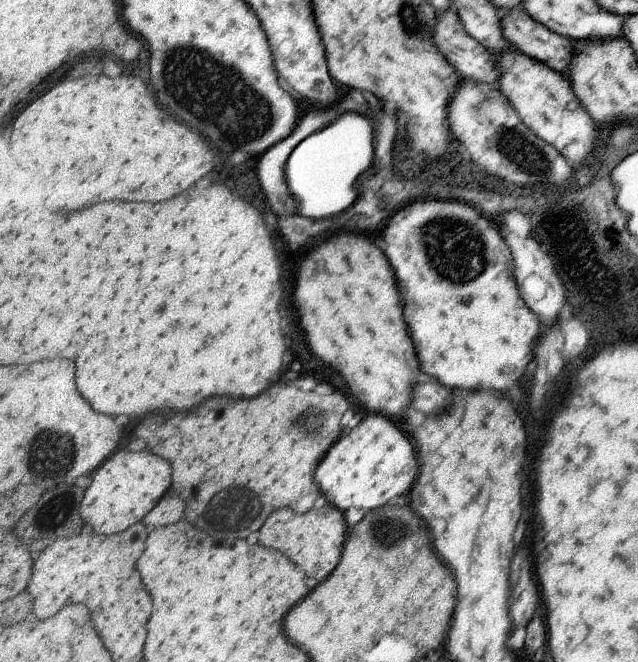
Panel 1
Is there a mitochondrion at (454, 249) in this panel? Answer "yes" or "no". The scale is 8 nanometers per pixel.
yes

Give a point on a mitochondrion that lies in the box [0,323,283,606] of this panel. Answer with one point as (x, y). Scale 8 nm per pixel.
(52, 455)

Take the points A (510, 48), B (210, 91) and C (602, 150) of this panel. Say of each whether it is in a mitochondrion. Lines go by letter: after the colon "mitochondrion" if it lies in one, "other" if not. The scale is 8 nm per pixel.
A: other
B: mitochondrion
C: other

